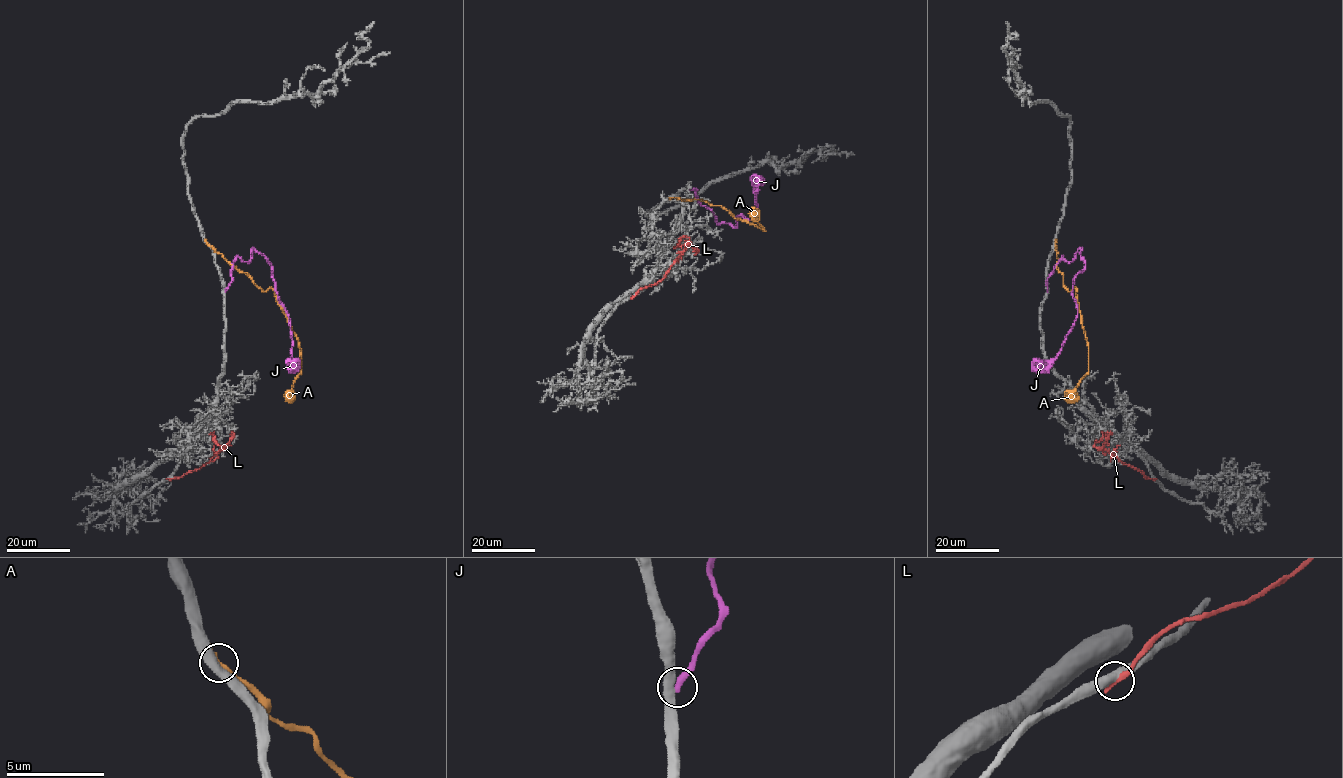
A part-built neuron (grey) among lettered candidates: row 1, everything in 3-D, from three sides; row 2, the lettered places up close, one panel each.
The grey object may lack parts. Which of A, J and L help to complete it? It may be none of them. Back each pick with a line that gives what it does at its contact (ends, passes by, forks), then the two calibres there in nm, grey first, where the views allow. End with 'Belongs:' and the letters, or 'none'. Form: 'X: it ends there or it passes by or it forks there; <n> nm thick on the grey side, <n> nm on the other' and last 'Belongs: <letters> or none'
Belongs: none

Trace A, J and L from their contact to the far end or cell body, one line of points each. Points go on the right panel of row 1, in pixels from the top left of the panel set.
A: (1055, 243), (1056, 267), (1063, 285), (1076, 291), (1089, 349), (1089, 371), (1068, 402)
J: (1047, 291), (1055, 264), (1080, 248), (1073, 327), (1053, 358), (1031, 367)
L: (1155, 479), (1146, 477), (1105, 450), (1096, 447), (1094, 444), (1102, 437), (1100, 431)

